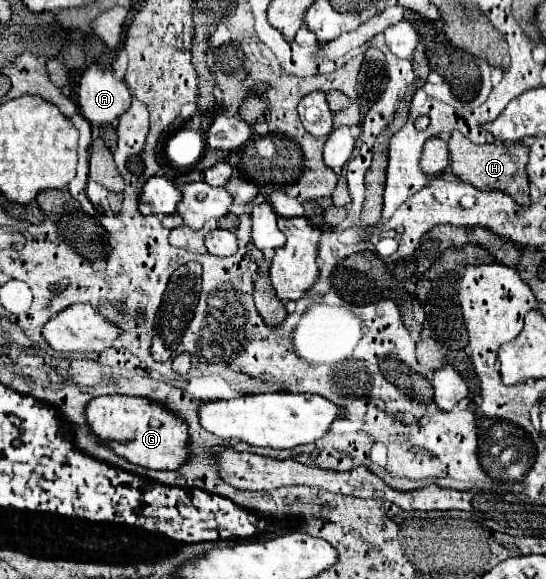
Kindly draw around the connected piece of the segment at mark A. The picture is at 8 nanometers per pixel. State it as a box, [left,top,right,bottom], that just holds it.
[78,64,130,124]

